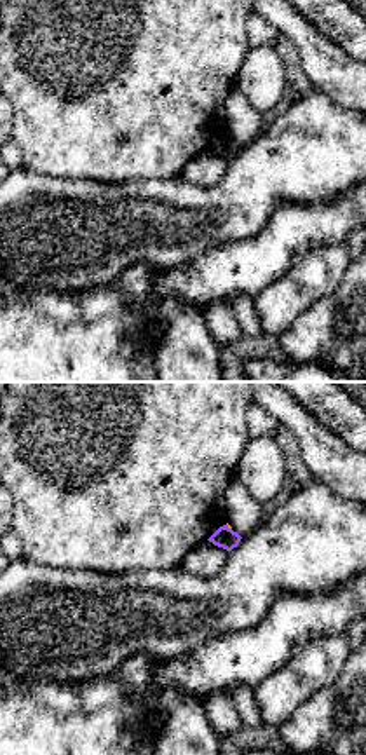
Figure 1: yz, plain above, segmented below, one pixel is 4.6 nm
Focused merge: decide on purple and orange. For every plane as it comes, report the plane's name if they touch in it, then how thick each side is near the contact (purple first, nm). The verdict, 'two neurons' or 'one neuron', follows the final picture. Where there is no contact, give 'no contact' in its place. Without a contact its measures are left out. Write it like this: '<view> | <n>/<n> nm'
yz | 100/20 nm

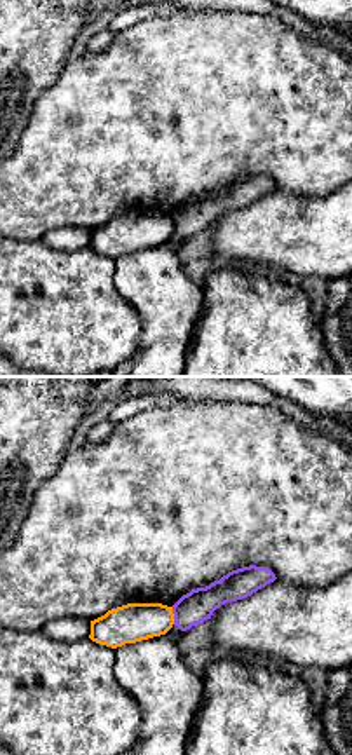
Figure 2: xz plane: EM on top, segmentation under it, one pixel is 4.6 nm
xz | 150/180 nm

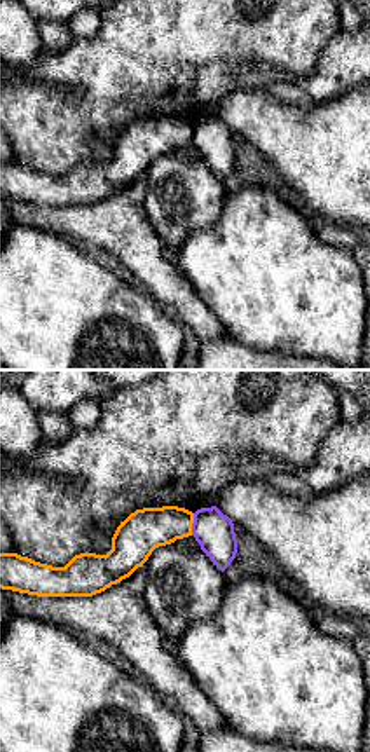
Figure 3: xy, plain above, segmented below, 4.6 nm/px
xy | 180/200 nm

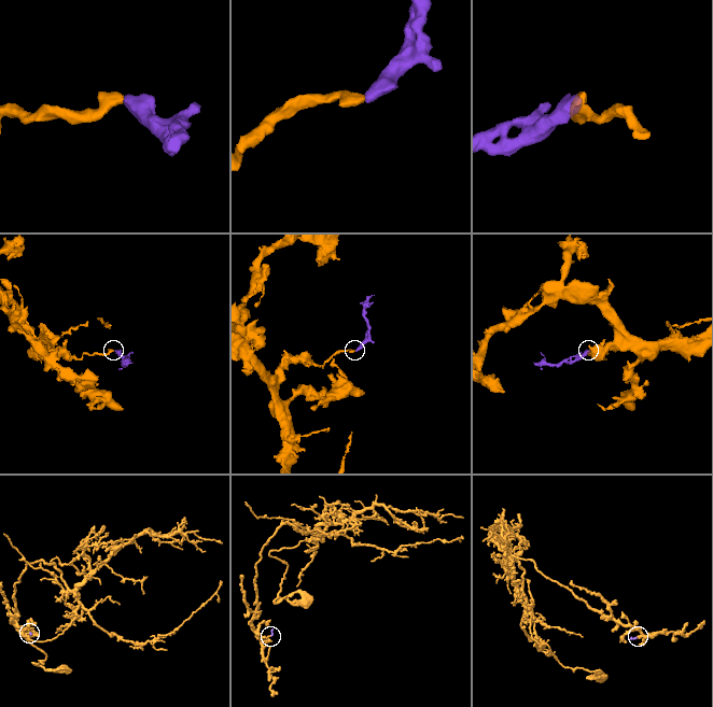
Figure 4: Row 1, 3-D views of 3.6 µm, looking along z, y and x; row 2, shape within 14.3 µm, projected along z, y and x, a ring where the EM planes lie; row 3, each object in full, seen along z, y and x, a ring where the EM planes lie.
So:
two neurons

